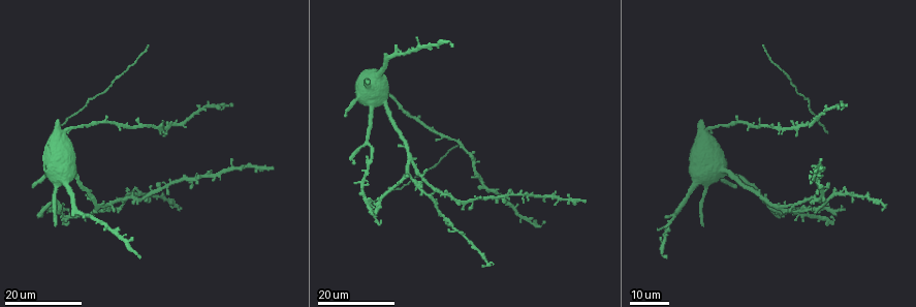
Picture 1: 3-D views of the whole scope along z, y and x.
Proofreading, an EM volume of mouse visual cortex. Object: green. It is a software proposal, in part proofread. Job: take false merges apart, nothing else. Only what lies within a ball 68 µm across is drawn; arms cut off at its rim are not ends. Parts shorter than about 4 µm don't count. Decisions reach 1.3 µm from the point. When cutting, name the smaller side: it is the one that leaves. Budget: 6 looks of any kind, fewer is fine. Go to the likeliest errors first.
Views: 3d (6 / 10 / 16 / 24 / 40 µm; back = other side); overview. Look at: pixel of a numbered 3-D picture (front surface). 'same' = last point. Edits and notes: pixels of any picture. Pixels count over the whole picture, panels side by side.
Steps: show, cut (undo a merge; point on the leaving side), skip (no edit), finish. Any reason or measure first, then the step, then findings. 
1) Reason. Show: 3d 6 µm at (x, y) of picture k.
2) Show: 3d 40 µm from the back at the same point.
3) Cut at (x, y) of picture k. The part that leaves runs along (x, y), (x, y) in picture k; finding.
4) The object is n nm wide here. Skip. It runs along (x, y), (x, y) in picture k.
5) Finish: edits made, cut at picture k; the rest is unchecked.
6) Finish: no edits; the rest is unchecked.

A fork. Show: 3d 24 µm at (444, 137) of picture 1.

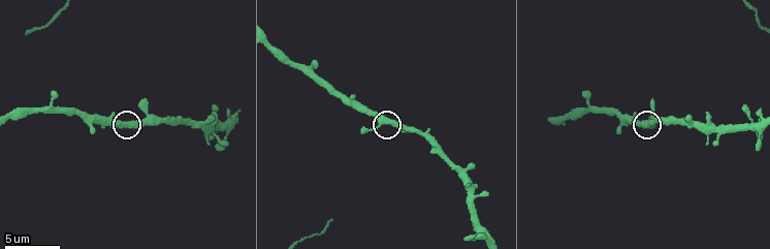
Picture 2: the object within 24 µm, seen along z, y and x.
Show: 3d 10 µm at (382, 124) of picture 2.

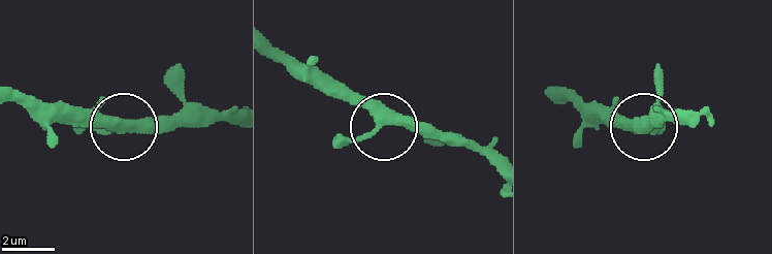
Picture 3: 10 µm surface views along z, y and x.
Skip. Continuous, no second neuron.

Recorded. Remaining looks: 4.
Branch point. Show: 3d 16 µm at (793, 212) of picture 1.

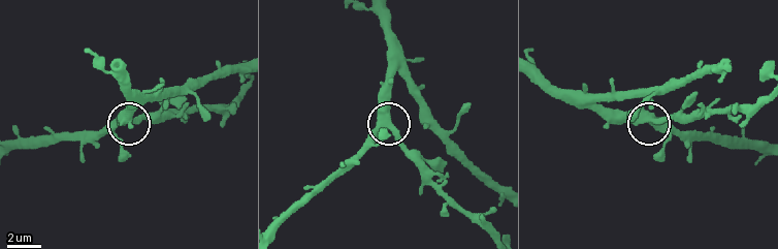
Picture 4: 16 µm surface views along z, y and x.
Show: 3d 10 µm at (654, 120) of picture 4.

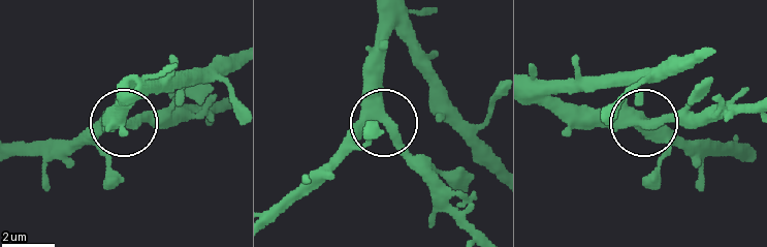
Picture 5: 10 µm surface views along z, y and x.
The side arm is 17 µm long. Skip. Continuous, no second neuron.

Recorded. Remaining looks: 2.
Arms part here. Show: 3d 24 µm at (365, 144) of picture 1.

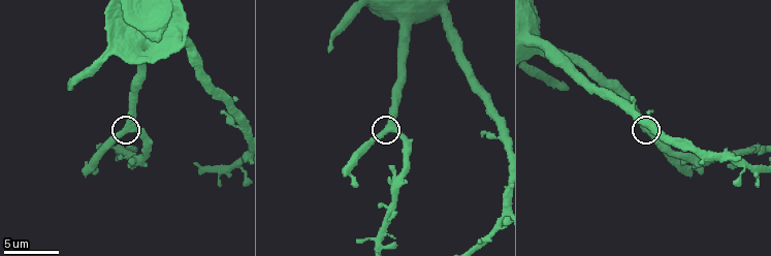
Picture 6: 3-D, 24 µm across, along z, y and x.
Closer look. Show: 3d 10 µm at (644, 128) of picture 6.

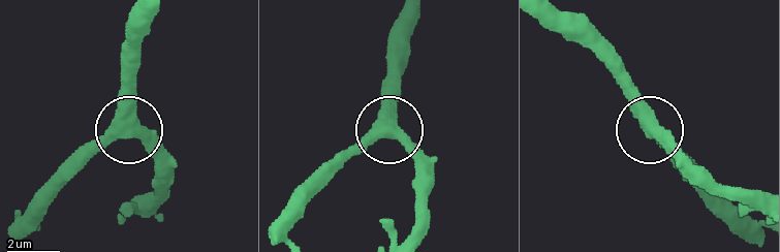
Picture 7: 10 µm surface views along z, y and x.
Skip. It runs along (412, 32), (392, 125), (343, 163) in picture 7; continuous, no second neuron.

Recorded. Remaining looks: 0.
Finish: no edits; the rest is unchecked.

